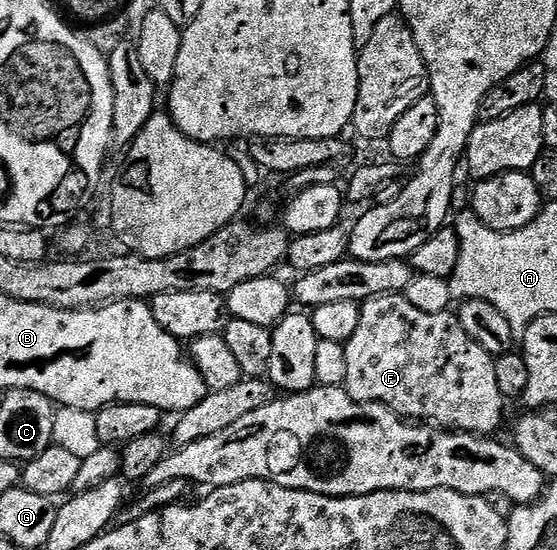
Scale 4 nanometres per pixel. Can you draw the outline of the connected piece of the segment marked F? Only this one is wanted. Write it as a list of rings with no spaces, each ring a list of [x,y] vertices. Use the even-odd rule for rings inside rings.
[[[387,293],[361,304],[358,327],[343,346],[346,355],[343,388],[347,389],[353,401],[378,403],[401,419],[431,423],[444,431],[492,435],[504,421],[506,402],[498,391],[494,376],[496,358],[486,351],[486,347],[478,347],[478,343],[466,335],[455,312],[418,311],[418,307],[405,299],[403,293]]]

